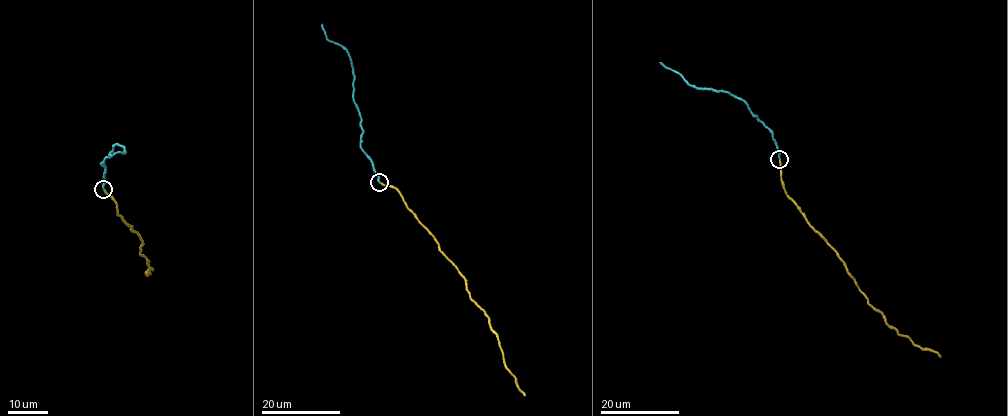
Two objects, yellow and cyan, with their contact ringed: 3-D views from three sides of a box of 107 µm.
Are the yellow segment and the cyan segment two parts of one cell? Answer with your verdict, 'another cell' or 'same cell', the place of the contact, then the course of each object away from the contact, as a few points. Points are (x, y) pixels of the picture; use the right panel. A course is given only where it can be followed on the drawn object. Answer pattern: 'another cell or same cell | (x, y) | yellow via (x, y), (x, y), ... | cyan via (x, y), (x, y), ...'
same cell | (779, 159) | yellow via (779, 159), (786, 196), (835, 251), (868, 303), (899, 334), (923, 349), (934, 350), (941, 357) | cyan via (779, 159), (772, 133), (747, 103), (729, 93), (696, 88), (659, 62)

